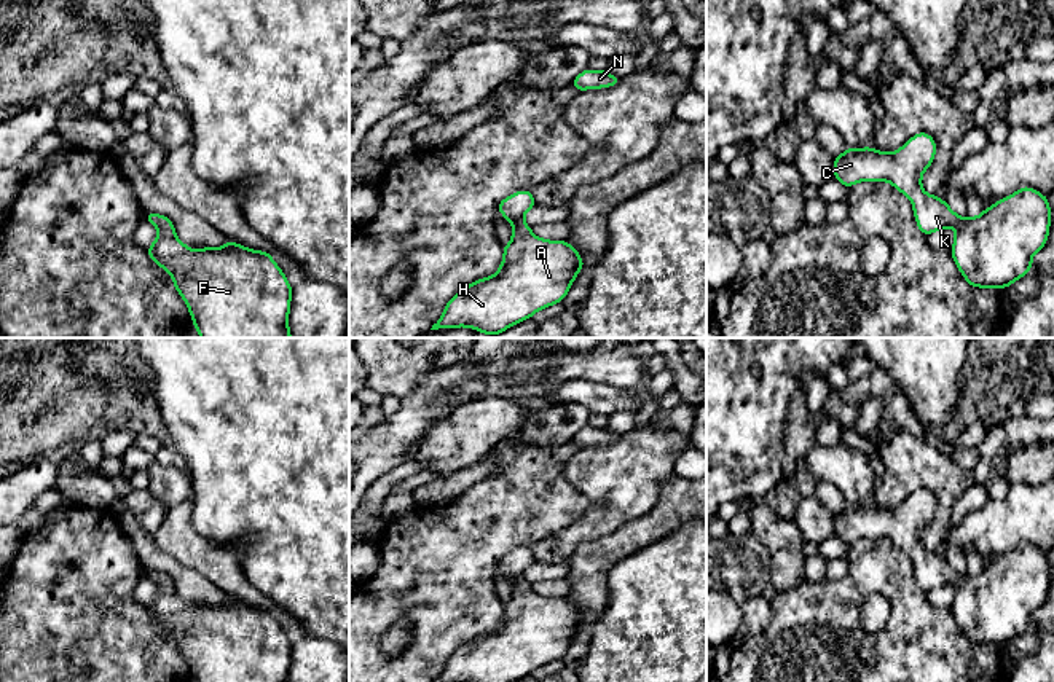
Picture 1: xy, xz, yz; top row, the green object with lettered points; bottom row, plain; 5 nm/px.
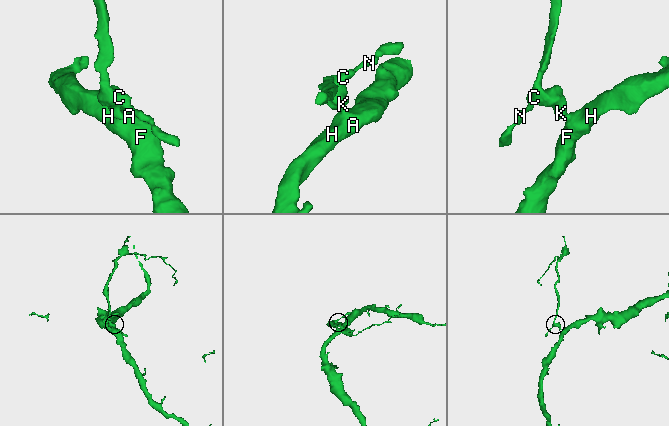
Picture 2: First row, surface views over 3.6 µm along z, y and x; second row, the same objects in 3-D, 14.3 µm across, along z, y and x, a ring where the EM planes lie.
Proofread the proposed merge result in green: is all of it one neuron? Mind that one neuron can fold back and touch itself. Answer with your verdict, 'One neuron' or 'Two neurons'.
One neuron

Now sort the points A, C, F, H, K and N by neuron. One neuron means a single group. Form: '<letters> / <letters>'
A C F H K N

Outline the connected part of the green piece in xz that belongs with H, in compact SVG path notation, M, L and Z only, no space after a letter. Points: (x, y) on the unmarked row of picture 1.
M529 547L499 559L498 567L513 582L502 621L494 633L464 642L434 682L515 682L563 658L585 620L566 598L533 591L523 574L534 562Z

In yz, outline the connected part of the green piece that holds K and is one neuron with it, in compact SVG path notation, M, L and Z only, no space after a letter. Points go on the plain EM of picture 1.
M926 489L915 491L895 510L847 505L834 515L834 535L845 545L856 539L891 540L910 556L922 591L955 586L950 610L971 644L1006 645L1032 626L1033 610L1048 599L1048 553L1022 543L979 574L960 575L944 556L922 545L922 531L934 512L936 499Z

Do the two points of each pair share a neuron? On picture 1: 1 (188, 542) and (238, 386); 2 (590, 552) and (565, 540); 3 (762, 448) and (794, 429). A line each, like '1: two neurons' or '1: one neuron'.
1: two neurons
2: two neurons
3: two neurons

